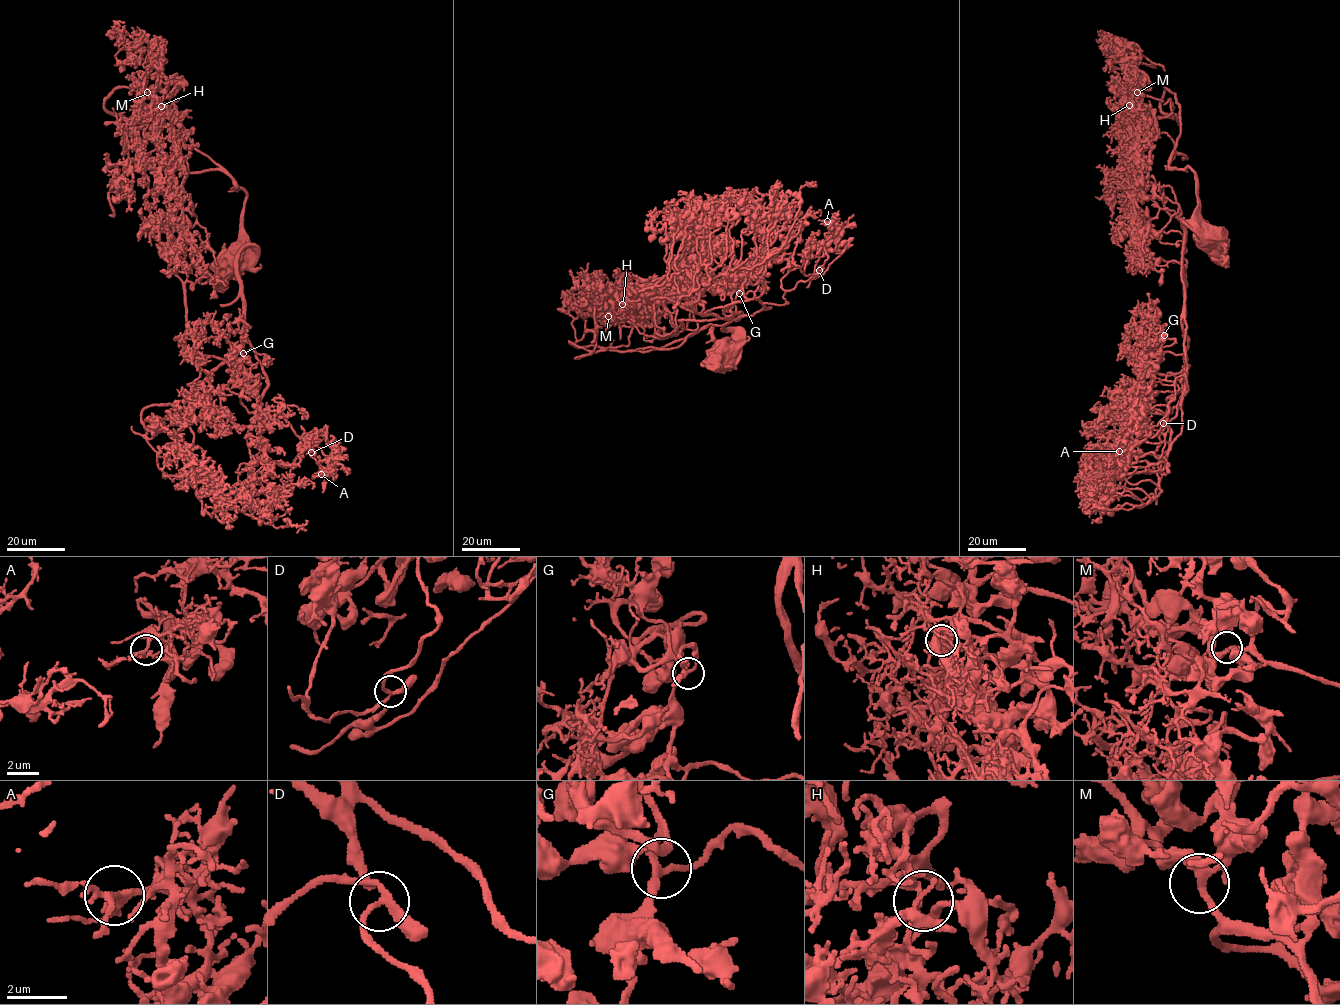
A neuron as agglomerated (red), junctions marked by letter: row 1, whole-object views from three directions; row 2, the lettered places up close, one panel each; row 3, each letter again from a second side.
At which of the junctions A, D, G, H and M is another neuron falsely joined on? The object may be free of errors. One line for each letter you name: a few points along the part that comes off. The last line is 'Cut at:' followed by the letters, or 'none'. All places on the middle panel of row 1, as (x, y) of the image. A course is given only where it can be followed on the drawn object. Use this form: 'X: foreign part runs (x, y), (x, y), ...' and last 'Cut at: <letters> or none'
Cut at: none

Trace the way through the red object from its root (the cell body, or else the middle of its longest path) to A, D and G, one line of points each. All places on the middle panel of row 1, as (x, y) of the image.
A: (729, 347), (742, 312), (706, 313), (729, 310), (766, 257), (790, 263), (785, 291), (814, 277), (827, 221)
D: (729, 347), (723, 327), (742, 312), (706, 313), (732, 306), (750, 267), (785, 258), (785, 291), (819, 270)
G: (729, 347), (734, 336), (723, 327), (742, 312), (706, 313), (726, 306), (734, 314), (731, 294), (739, 293)

